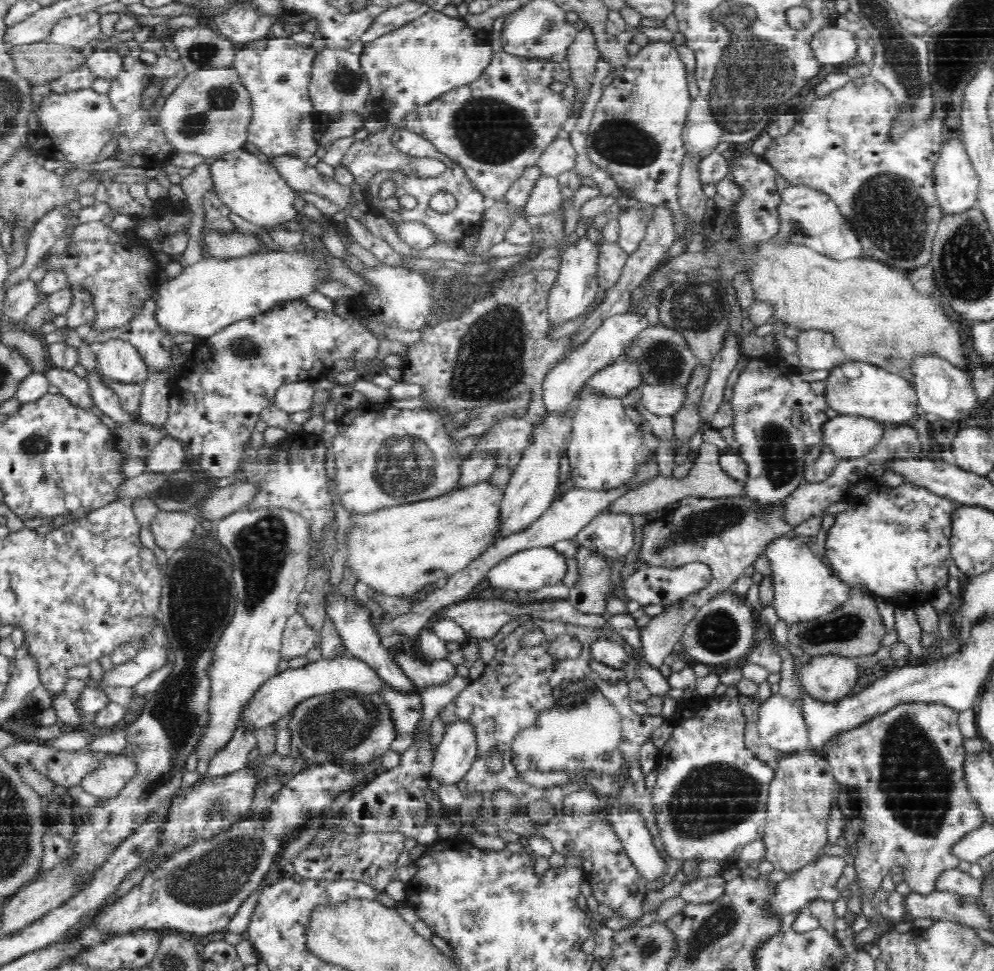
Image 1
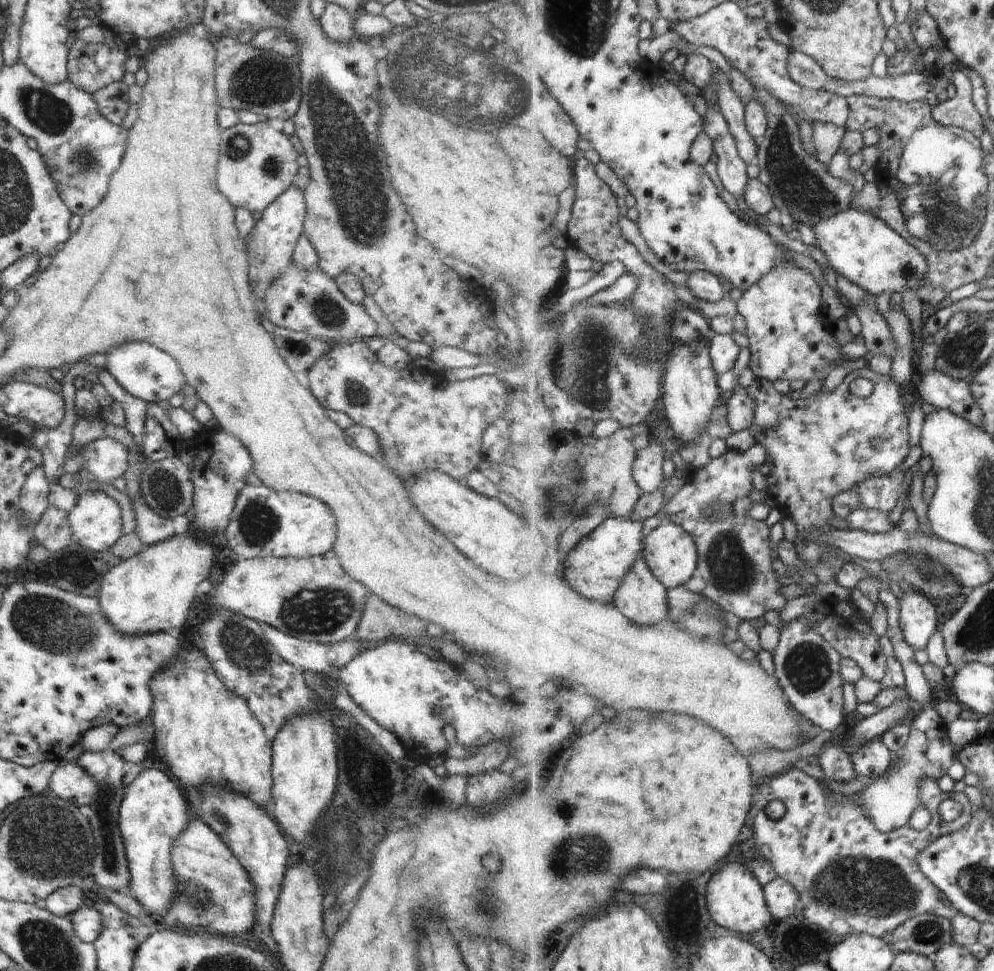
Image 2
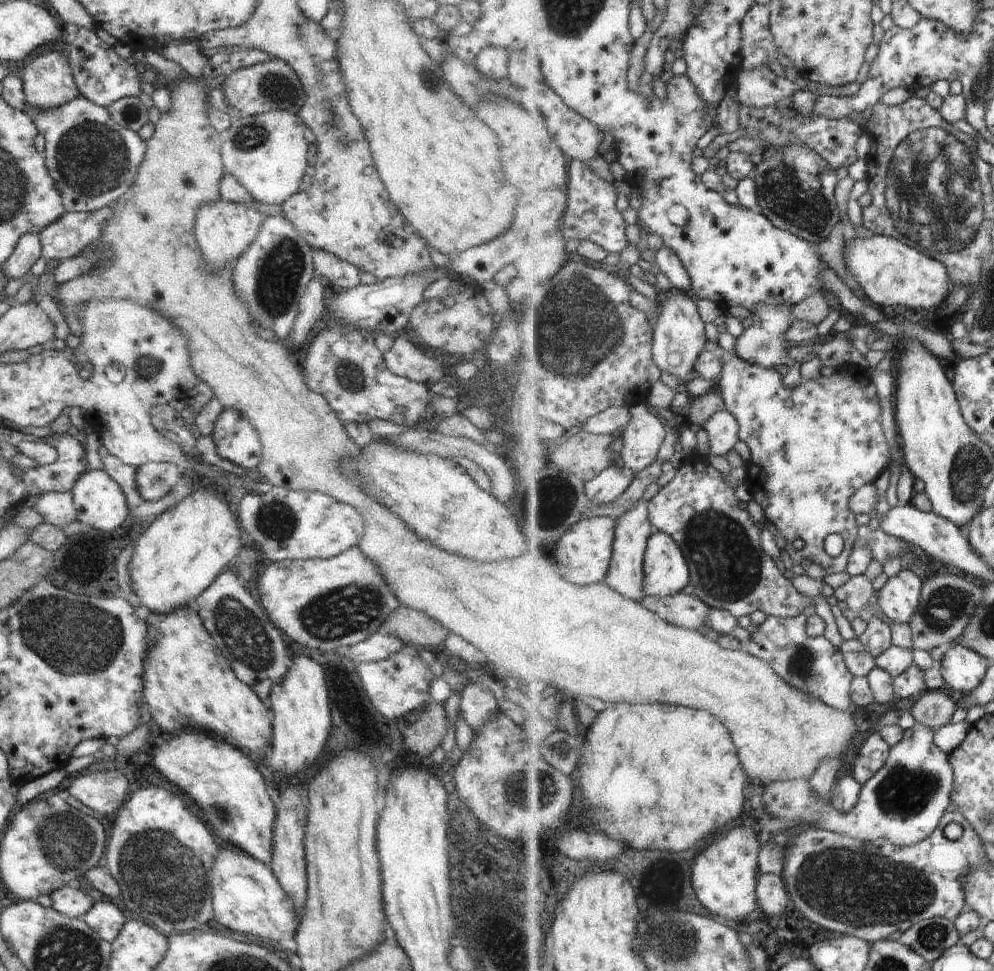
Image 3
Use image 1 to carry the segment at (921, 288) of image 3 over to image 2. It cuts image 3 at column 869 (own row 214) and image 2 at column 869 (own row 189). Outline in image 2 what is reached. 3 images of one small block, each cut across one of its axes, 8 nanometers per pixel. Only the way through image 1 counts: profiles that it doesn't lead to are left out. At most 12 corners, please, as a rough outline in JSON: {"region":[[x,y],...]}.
{"region":[[853,207],[813,230],[839,276],[874,296],[919,292],[926,256]]}

